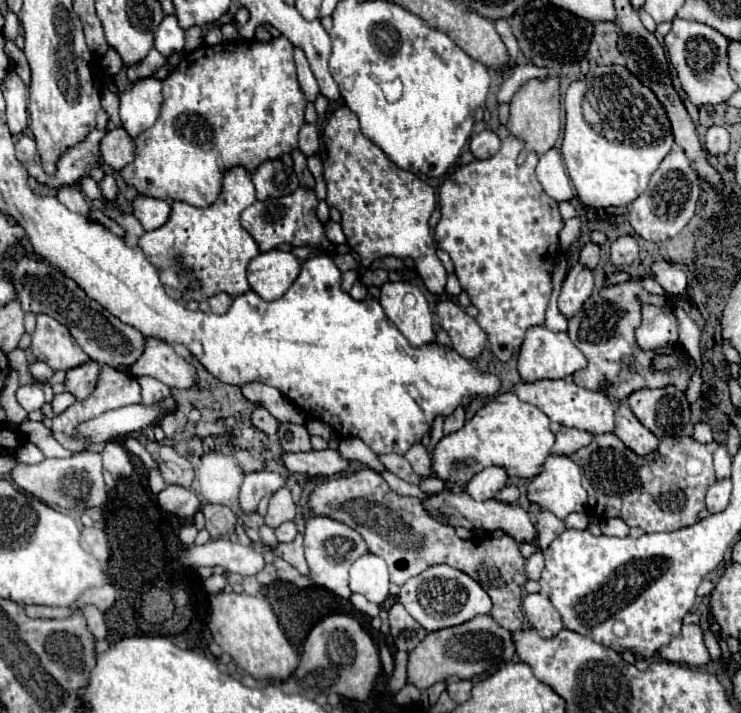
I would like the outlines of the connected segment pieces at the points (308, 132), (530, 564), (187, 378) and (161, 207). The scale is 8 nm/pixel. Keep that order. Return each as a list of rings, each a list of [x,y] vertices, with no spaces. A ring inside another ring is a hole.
[[[304,124],[300,130],[300,152],[304,156],[314,156],[318,150],[318,130],[312,124]]]
[[[536,552],[526,560],[526,576],[530,580],[540,580],[542,570],[544,570],[544,556],[542,552]]]
[[[146,338],[146,350],[132,366],[134,376],[152,376],[170,388],[196,386],[196,368],[192,362],[176,354],[176,350],[160,340]]]
[[[138,196],[134,200],[134,216],[140,220],[144,230],[156,230],[164,226],[170,218],[170,204],[166,200],[150,198],[150,196]]]

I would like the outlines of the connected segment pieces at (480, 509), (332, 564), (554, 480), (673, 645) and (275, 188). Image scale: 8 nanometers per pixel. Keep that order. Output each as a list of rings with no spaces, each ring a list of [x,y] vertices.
[[[444,490],[444,492],[438,492],[438,494],[432,494],[432,496],[426,496],[422,500],[426,512],[436,518],[436,520],[442,520],[446,524],[452,524],[452,526],[462,526],[462,528],[468,528],[468,530],[476,530],[476,528],[482,528],[482,530],[504,530],[508,536],[512,536],[514,540],[524,540],[524,542],[532,542],[536,538],[536,528],[528,516],[526,510],[522,510],[520,506],[512,506],[512,504],[504,504],[504,502],[496,502],[496,500],[484,500],[484,502],[478,502],[474,500],[470,494],[466,494],[464,490]]]
[[[310,516],[306,522],[306,532],[304,532],[304,552],[306,552],[306,562],[312,570],[312,580],[316,586],[328,588],[336,592],[342,598],[350,598],[352,592],[348,588],[348,572],[350,566],[356,558],[368,554],[368,544],[364,538],[344,522],[338,522],[328,516]]]
[[[548,456],[544,468],[528,484],[528,500],[564,520],[572,512],[586,510],[586,490],[580,484],[580,468],[568,456]]]
[[[686,624],[682,626],[680,636],[676,636],[664,650],[660,650],[660,656],[668,662],[676,664],[688,664],[688,666],[704,666],[710,662],[708,648],[704,644],[704,632],[698,624]]]
[[[280,160],[264,162],[256,168],[252,182],[256,186],[256,198],[282,198],[298,188],[298,178],[292,168],[286,168]]]

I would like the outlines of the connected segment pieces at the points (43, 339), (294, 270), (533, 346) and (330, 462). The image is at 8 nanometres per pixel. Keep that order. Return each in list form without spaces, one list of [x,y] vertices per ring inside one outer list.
[[[46,314],[36,316],[36,330],[32,332],[30,350],[36,360],[46,362],[54,372],[66,372],[90,362],[90,356],[74,344],[70,330]]]
[[[270,250],[258,254],[248,266],[248,282],[252,290],[264,300],[280,298],[298,278],[302,262],[284,250]]]
[[[534,326],[526,332],[524,344],[518,352],[518,372],[524,382],[536,380],[560,380],[586,368],[586,356],[574,346],[568,334],[550,332],[546,326]]]
[[[312,450],[306,454],[292,454],[286,452],[282,456],[284,466],[290,472],[298,472],[298,474],[306,474],[306,476],[334,476],[338,472],[344,472],[348,468],[346,458],[342,458],[336,450]]]

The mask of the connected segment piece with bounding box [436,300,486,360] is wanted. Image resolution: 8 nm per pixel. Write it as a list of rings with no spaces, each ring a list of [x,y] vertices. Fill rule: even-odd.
[[[444,300],[436,306],[438,324],[448,332],[452,348],[468,360],[474,360],[482,354],[486,346],[486,332],[480,328],[476,318],[468,316],[456,302]]]

